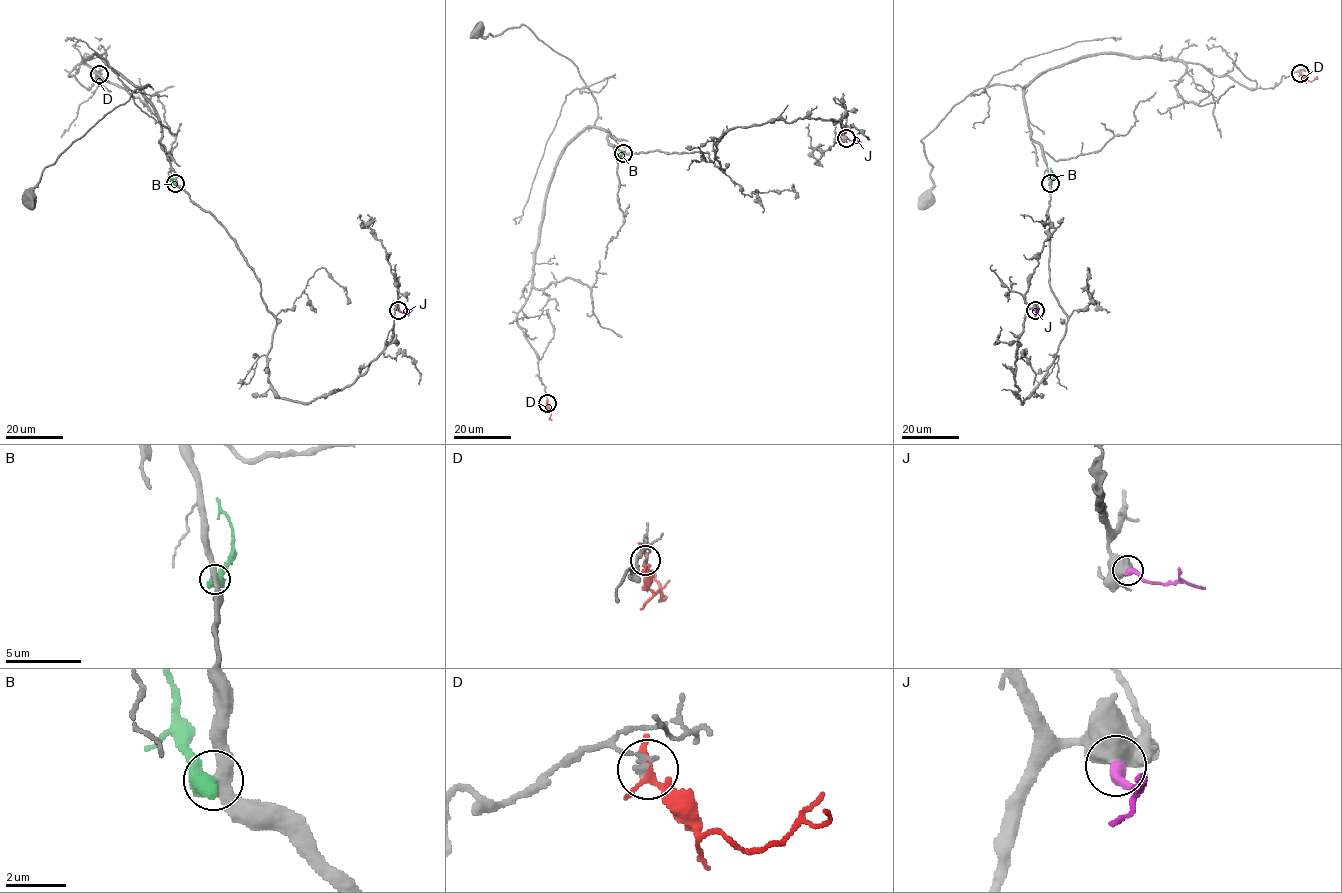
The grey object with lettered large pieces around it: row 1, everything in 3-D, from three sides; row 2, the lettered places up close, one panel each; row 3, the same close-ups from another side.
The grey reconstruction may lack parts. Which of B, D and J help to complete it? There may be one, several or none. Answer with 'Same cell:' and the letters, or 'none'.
Same cell: none

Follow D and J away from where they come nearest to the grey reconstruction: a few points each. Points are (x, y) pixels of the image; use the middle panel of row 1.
D: (547, 403), (552, 419)
J: (846, 138), (861, 142)

